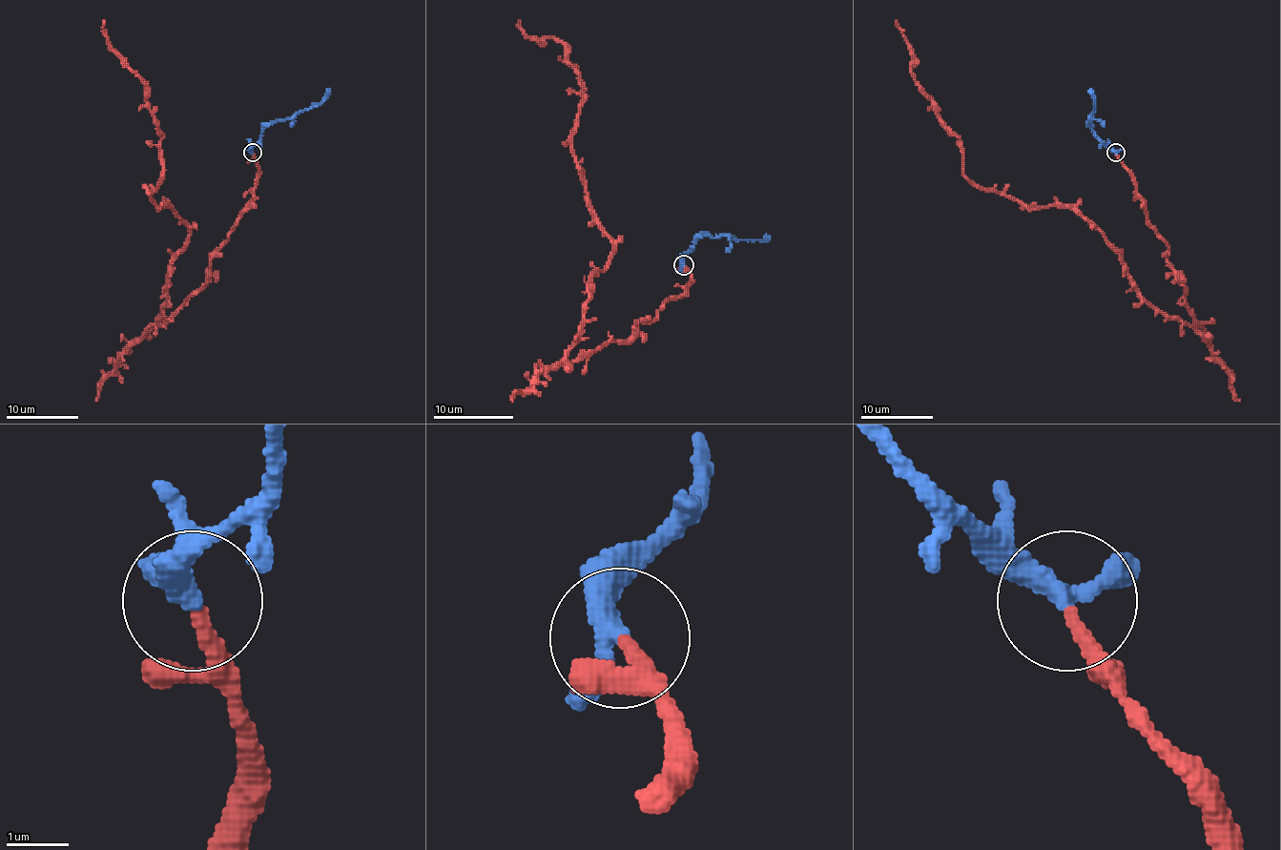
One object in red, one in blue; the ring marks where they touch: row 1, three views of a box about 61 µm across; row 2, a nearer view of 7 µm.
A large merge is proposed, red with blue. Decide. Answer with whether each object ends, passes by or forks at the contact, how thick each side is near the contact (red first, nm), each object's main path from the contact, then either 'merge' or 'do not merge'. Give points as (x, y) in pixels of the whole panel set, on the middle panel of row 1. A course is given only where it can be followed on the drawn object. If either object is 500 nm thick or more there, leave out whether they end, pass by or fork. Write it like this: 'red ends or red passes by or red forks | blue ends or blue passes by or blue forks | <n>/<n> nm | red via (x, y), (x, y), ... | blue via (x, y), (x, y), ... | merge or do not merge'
red ends | blue passes by | 240/320 nm | red via (684, 264), (686, 290), (652, 320), (568, 360), (614, 244), (572, 152), (582, 82), (567, 48), (520, 20) | blue via (684, 264), (684, 256), (698, 238), (728, 236), (733, 239), (754, 239), (770, 236) | merge

